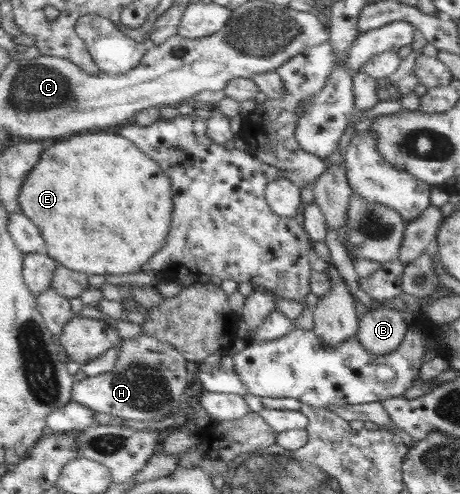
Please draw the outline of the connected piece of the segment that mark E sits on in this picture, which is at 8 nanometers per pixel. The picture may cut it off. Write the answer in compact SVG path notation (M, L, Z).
M81 134L81 136L73 136L71 140L59 142L55 146L49 146L41 156L41 162L33 168L28 174L27 180L24 182L20 190L20 208L32 219L37 222L37 226L41 226L41 234L45 234L47 240L48 255L54 258L61 265L76 270L77 272L91 274L131 274L144 269L144 266L164 248L168 240L169 229L172 228L172 218L176 209L175 197L172 190L172 178L165 174L165 171L157 164L149 155L139 150L133 142L129 142L124 136L117 134Z

